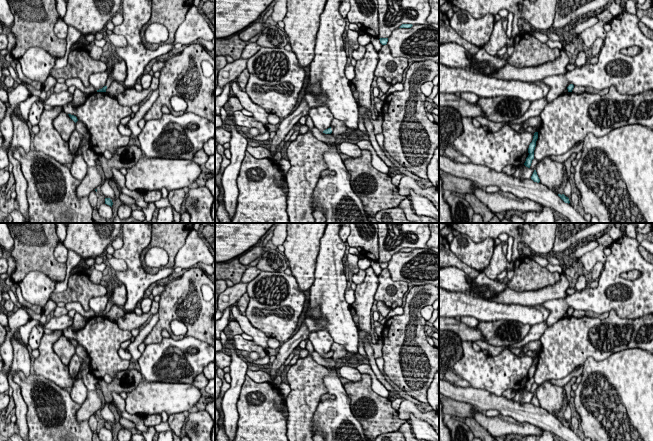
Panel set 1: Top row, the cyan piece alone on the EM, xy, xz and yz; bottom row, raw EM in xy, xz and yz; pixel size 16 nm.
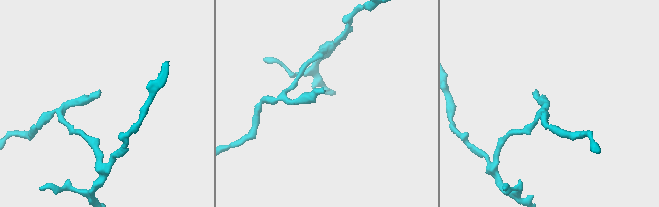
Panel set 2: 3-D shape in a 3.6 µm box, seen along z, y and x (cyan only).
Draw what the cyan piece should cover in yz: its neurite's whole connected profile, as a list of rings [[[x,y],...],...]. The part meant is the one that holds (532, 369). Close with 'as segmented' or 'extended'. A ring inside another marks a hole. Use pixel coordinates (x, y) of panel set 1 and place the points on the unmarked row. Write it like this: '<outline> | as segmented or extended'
[[[535,356],[534,360],[533,360],[533,364],[530,367],[529,372],[528,372],[529,379],[526,382],[526,385],[524,387],[524,389],[526,391],[528,391],[528,392],[530,392],[532,384],[534,383],[534,374],[535,374],[535,371],[536,371],[536,365],[537,365],[537,363],[538,363],[538,356]]] | as segmented

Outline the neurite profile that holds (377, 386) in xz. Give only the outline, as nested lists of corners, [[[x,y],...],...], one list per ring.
[[[358,364],[356,368],[361,374],[368,374],[372,379],[372,389],[378,395],[388,398],[389,391],[388,389],[377,379],[376,375],[372,371],[372,368],[369,364]]]

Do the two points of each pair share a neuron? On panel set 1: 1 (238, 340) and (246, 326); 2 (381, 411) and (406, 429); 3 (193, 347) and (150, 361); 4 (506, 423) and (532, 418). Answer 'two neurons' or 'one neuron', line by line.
1: two neurons
2: two neurons
3: one neuron
4: two neurons

